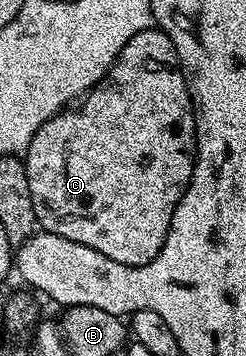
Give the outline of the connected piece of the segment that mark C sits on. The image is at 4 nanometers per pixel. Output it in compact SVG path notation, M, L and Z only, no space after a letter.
M150 28L131 36L131 40L127 40L123 52L119 52L108 74L80 99L76 108L66 108L51 120L47 120L47 124L43 124L39 132L35 132L31 144L24 152L23 161L27 168L27 184L31 184L31 204L35 204L38 227L46 234L75 240L75 244L87 244L87 248L95 248L95 252L103 252L103 256L108 256L119 264L142 266L155 260L155 256L159 256L167 240L167 232L171 228L171 216L183 192L189 187L189 181L193 175L193 153L196 145L197 125L193 119L193 102L189 98L189 89L185 83L185 77L181 75L177 53L171 40L159 28Z

